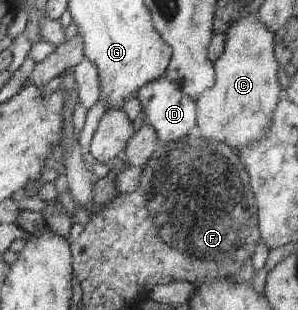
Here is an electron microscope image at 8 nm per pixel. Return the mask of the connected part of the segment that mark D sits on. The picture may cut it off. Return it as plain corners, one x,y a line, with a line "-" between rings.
166,77
141,87
135,97
141,102
144,125
153,127
161,143
173,143
195,133
198,125
196,101
185,95
175,83

